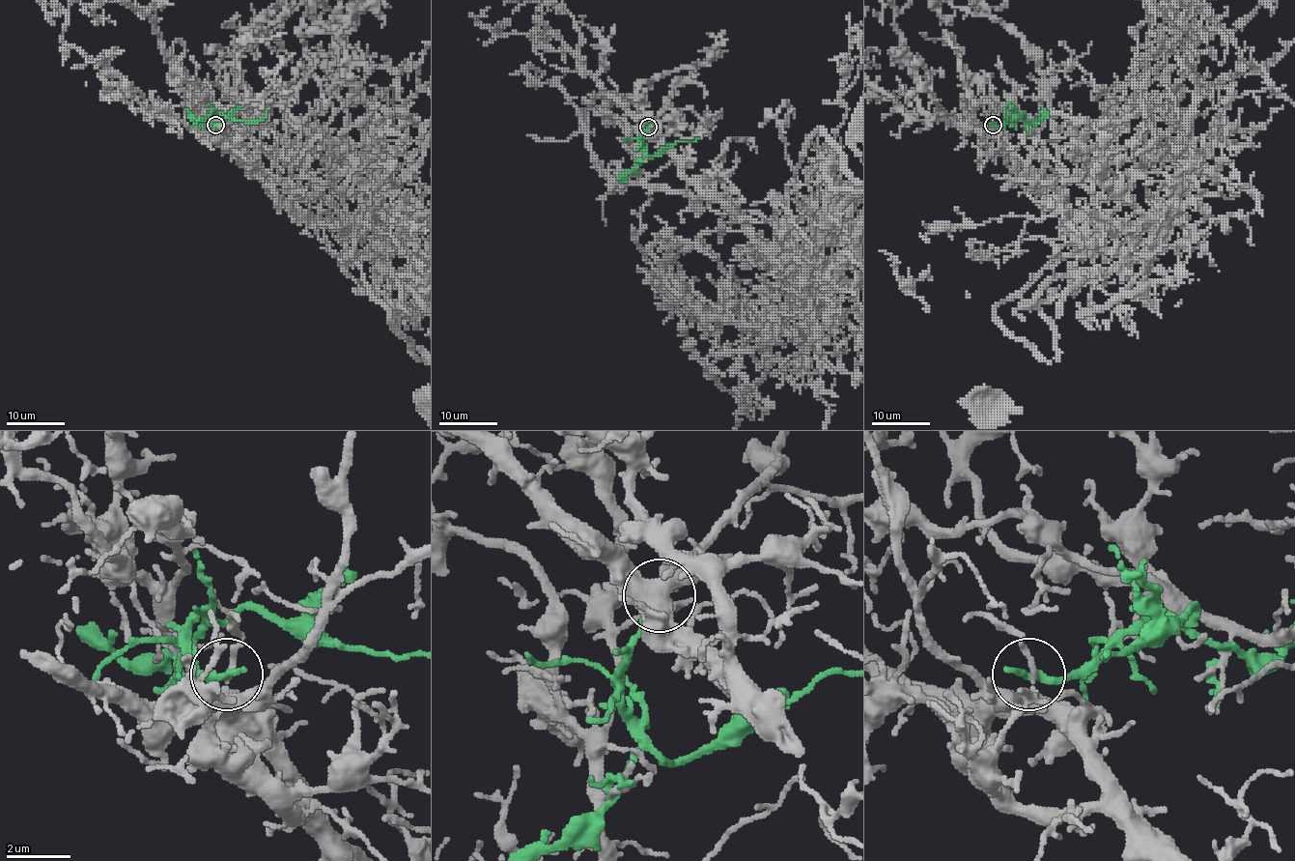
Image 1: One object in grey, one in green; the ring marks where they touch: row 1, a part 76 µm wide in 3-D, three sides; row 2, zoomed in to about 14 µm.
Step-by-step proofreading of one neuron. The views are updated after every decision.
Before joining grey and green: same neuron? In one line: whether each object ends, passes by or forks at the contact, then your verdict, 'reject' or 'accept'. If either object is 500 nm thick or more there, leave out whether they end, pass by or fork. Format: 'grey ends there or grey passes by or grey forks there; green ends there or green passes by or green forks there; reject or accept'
grey forks there; green ends there; reject

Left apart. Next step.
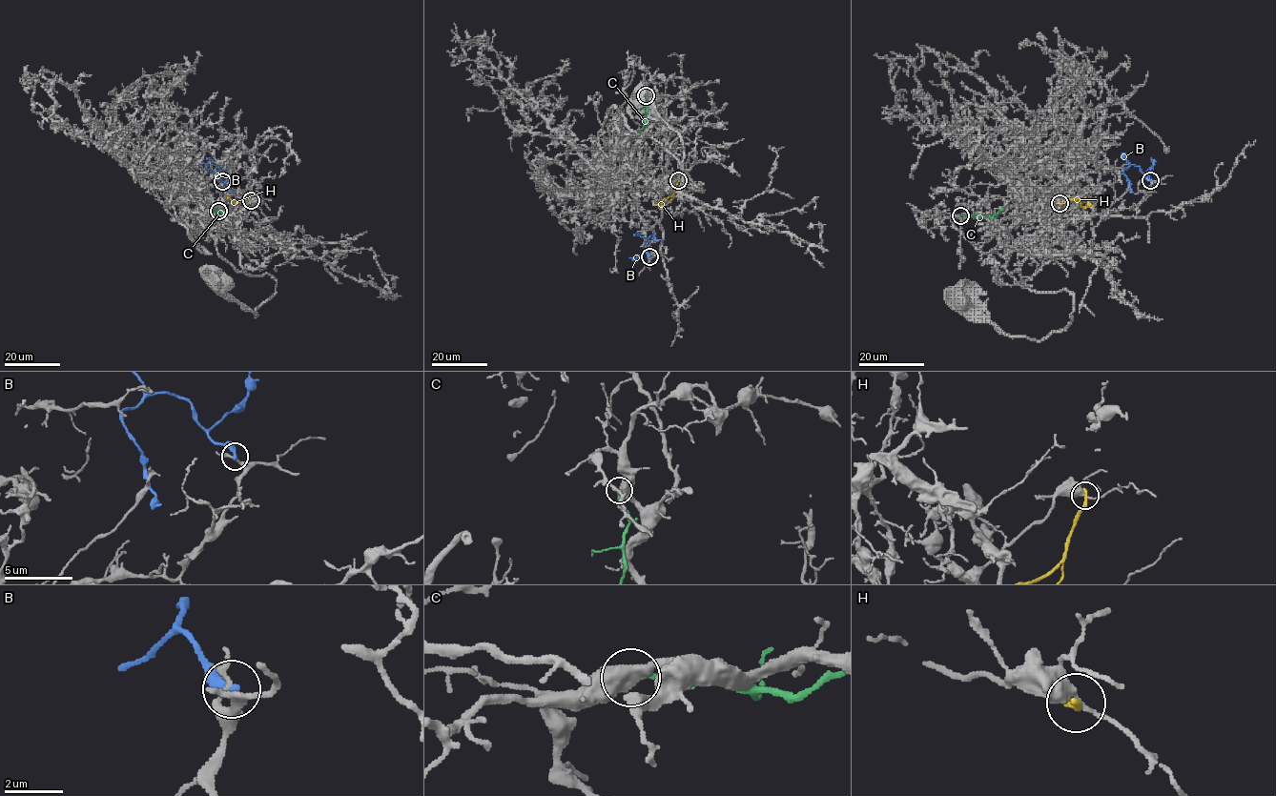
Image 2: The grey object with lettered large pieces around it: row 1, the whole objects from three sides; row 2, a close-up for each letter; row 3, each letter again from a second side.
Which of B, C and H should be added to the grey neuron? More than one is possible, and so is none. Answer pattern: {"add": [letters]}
{"add": []}

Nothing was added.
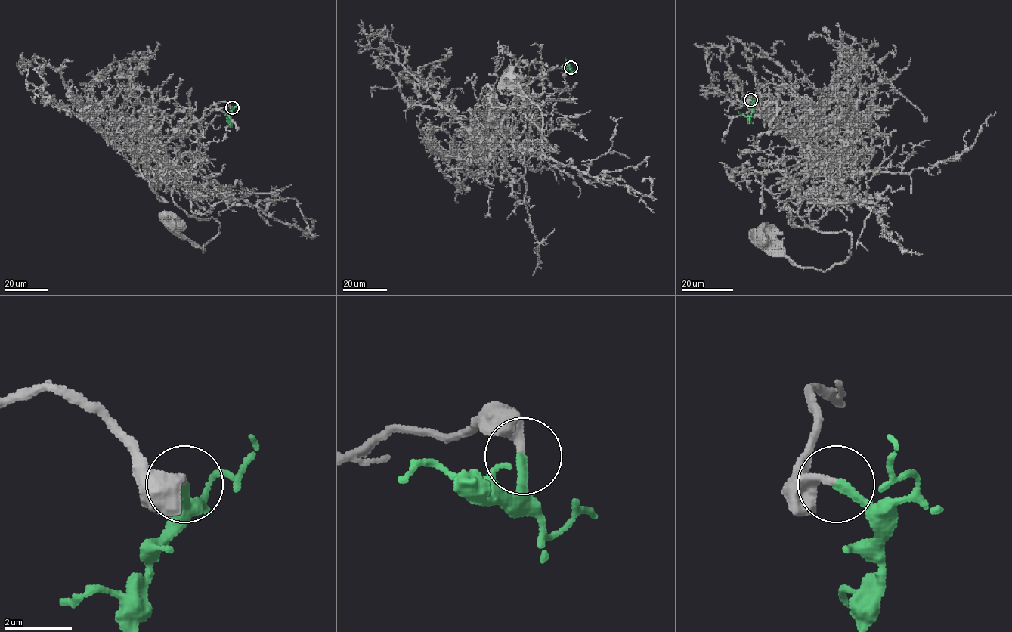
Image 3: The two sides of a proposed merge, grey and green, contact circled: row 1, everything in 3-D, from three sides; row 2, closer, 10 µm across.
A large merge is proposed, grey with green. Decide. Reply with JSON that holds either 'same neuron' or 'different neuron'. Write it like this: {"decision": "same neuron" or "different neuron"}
{"decision": "same neuron"}

